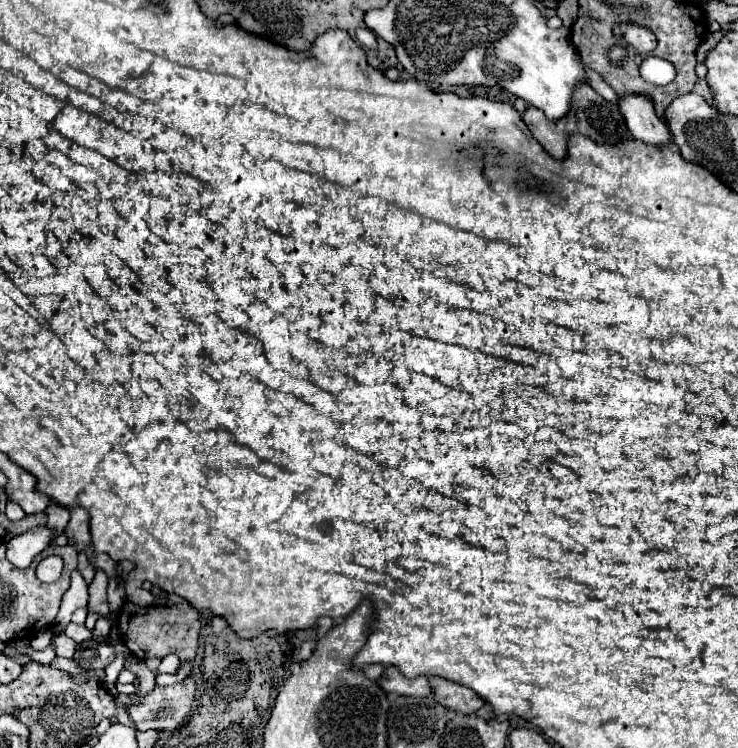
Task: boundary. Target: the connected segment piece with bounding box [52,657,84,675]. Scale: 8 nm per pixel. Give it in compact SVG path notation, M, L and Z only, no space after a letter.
M56 657L52 665L58 665L62 671L76 675L84 672L84 670L79 666L79 663L74 659L67 659L64 657Z

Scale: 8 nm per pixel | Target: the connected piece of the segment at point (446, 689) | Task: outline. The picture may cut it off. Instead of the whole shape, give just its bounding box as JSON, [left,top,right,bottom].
[430,677,484,713]

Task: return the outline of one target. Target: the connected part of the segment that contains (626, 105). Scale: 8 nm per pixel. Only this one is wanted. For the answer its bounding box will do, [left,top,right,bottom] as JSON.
[618,97,672,147]

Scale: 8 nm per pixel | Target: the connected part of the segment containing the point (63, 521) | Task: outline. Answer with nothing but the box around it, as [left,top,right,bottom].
[48,503,70,529]

